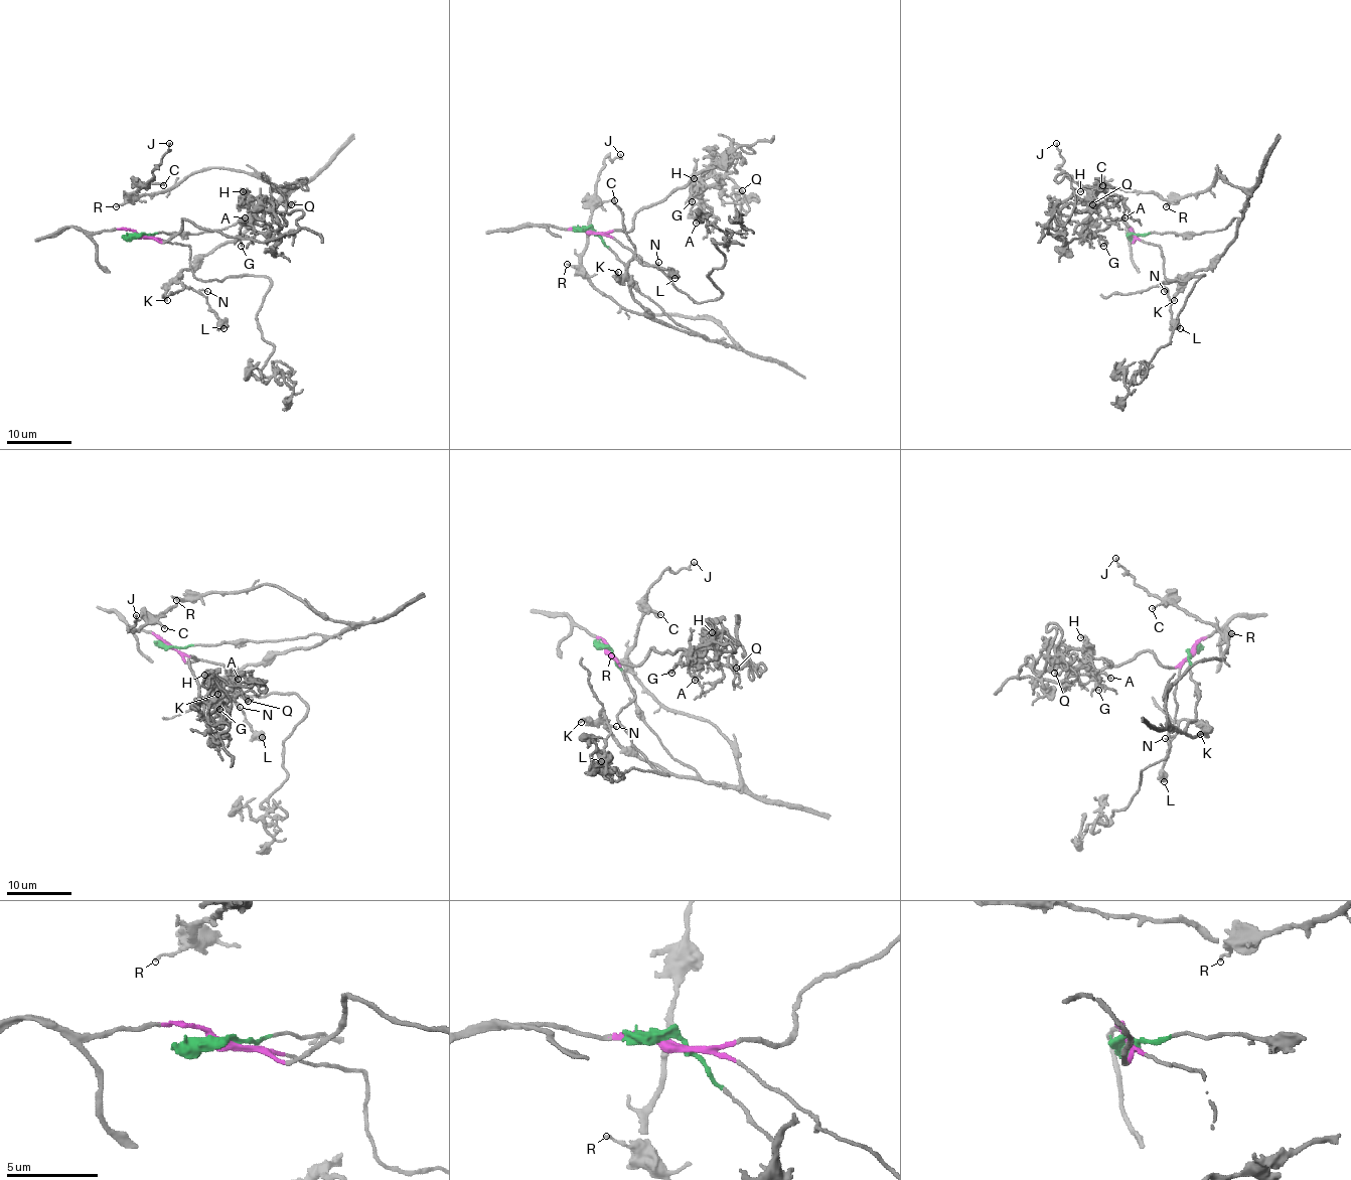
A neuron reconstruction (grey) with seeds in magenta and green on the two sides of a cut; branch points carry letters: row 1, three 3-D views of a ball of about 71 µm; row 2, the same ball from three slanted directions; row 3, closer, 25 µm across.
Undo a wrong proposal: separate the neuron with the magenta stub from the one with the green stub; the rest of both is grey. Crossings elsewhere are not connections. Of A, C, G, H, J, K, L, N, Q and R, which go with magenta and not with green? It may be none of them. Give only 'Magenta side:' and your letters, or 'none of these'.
Magenta side: A, G, H, Q

